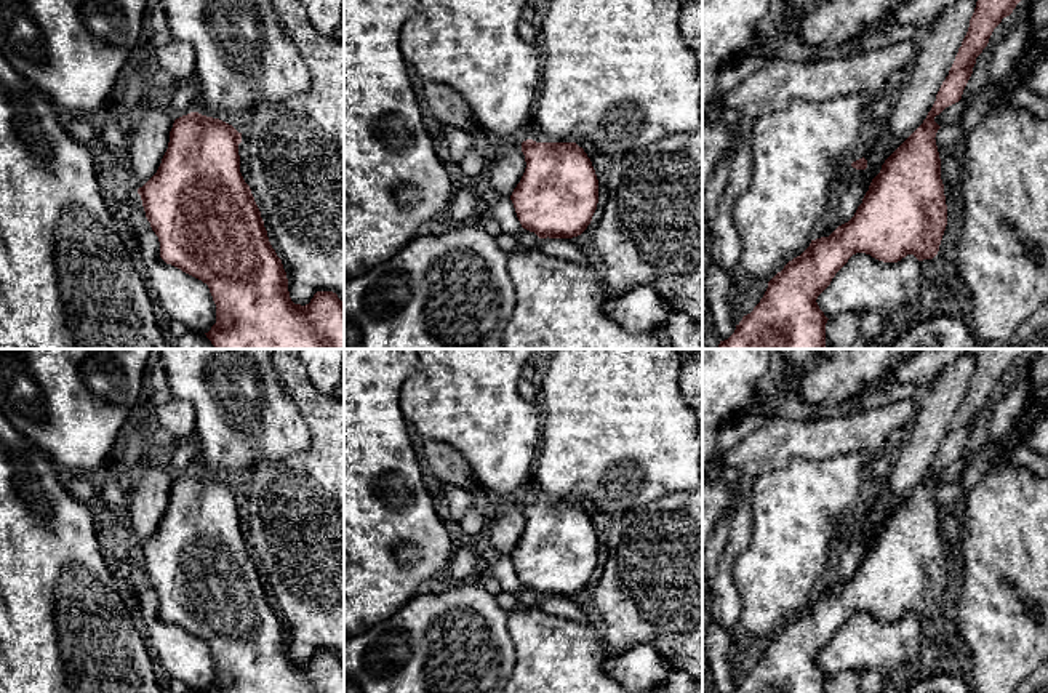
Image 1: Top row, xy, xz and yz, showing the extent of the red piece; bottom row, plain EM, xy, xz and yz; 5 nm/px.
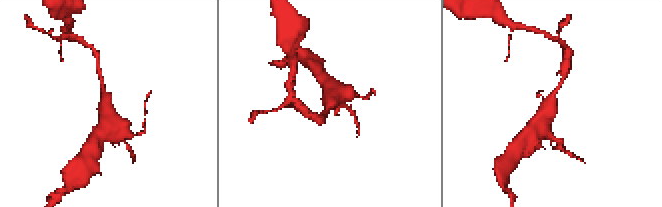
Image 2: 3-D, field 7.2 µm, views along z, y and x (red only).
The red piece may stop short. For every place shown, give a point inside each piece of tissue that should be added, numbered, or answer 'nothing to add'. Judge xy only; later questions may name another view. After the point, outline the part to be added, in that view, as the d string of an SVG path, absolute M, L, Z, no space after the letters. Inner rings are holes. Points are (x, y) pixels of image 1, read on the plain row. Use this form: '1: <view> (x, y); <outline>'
nothing to add

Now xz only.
nothing to add

